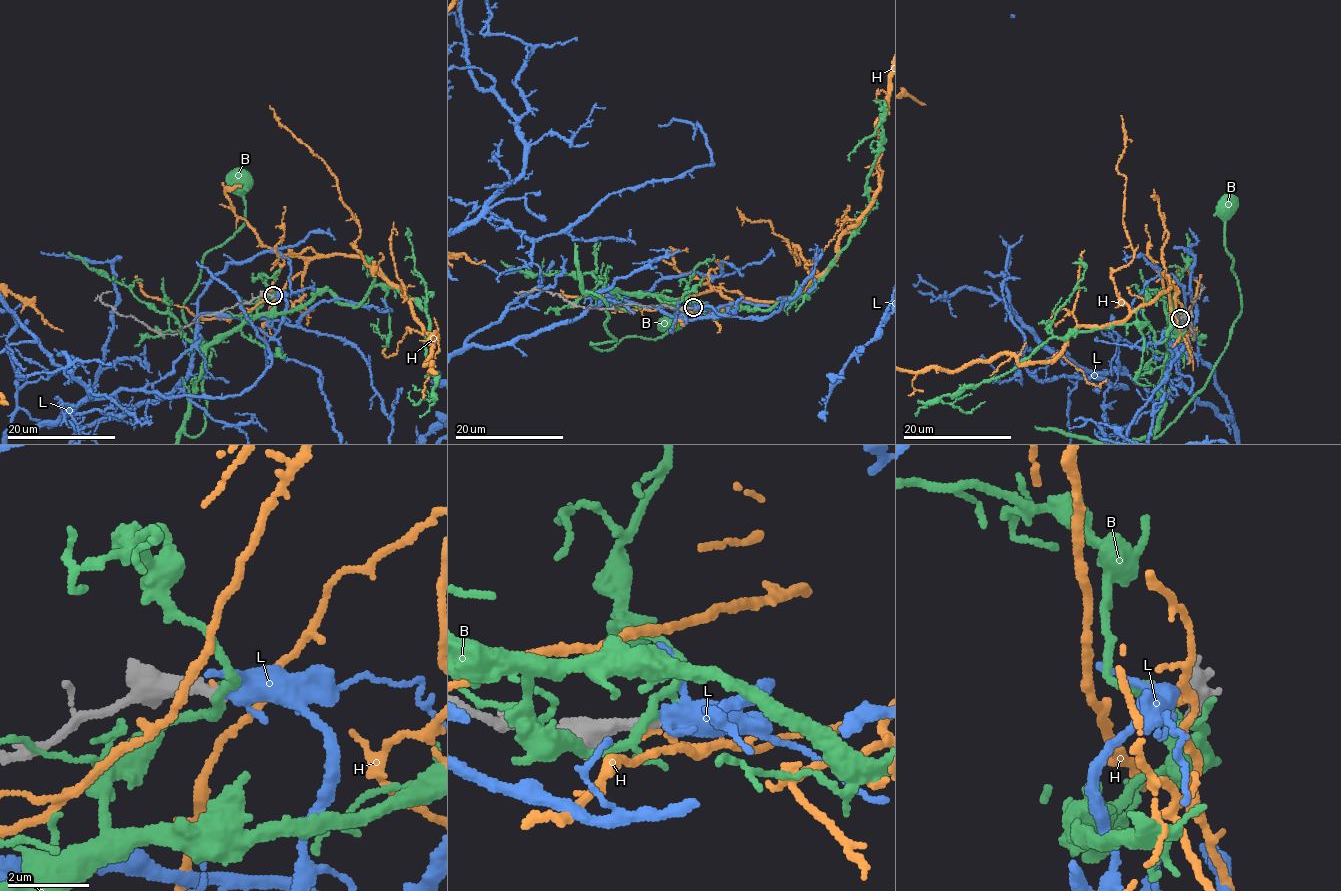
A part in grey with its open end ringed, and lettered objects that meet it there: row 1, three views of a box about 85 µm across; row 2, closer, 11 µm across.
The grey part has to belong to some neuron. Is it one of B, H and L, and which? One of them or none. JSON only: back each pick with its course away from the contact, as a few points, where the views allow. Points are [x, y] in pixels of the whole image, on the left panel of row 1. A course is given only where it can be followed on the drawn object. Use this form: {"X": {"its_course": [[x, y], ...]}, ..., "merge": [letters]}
{"merge": []}

